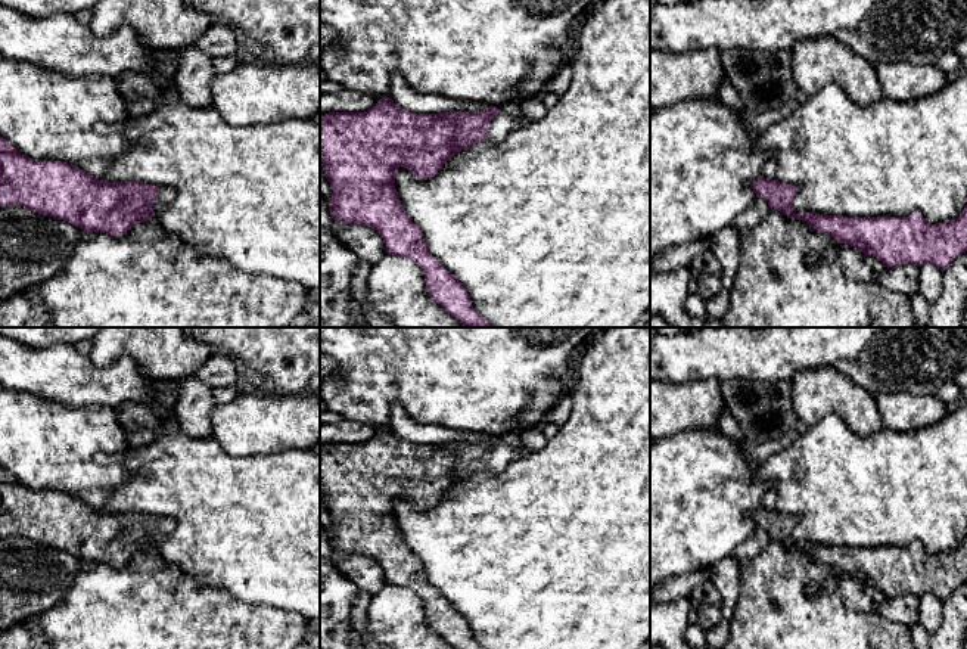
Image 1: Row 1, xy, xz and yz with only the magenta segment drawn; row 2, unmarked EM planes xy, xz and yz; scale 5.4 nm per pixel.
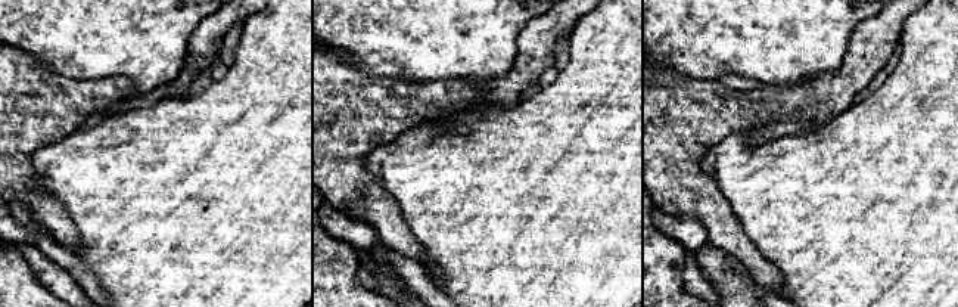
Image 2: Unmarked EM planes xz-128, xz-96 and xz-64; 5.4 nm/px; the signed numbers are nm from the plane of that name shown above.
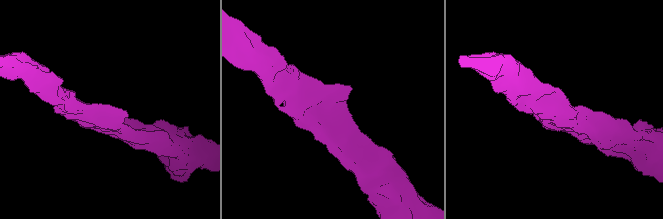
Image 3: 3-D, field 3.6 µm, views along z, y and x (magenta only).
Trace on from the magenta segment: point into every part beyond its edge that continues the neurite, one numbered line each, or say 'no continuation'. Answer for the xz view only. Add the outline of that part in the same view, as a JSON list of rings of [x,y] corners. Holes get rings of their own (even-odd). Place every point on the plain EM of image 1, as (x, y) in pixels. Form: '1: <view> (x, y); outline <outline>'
1: xz (506, 452); outline [[[601,327],[597,333],[591,335],[582,345],[579,345],[578,348],[575,348],[575,350],[572,351],[570,361],[569,361],[569,367],[568,367],[566,373],[560,378],[560,381],[562,381],[562,384],[563,384],[563,389],[562,389],[562,394],[560,394],[557,403],[556,403],[548,412],[545,412],[537,423],[529,425],[529,426],[525,426],[525,428],[517,428],[517,429],[509,432],[510,440],[509,440],[509,441],[501,441],[498,445],[495,445],[495,447],[489,451],[489,457],[488,457],[488,460],[486,460],[486,472],[500,472],[500,471],[506,469],[513,460],[519,459],[519,457],[525,453],[523,444],[522,444],[522,434],[523,434],[525,431],[529,431],[529,429],[540,429],[540,431],[542,431],[542,429],[548,425],[548,423],[547,423],[548,413],[559,404],[559,401],[560,401],[562,398],[569,397],[569,395],[573,394],[573,385],[575,385],[575,381],[576,381],[576,367],[578,367],[578,364],[579,364],[579,361],[581,361],[581,357],[582,357],[584,351],[588,350],[590,345],[591,345],[597,338],[601,336],[601,333],[603,333],[604,329],[606,329],[606,327]]]

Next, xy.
1: xy (164, 524); outline [[[158,518],[156,531],[158,532],[170,532],[174,528],[175,522],[171,518]]]

